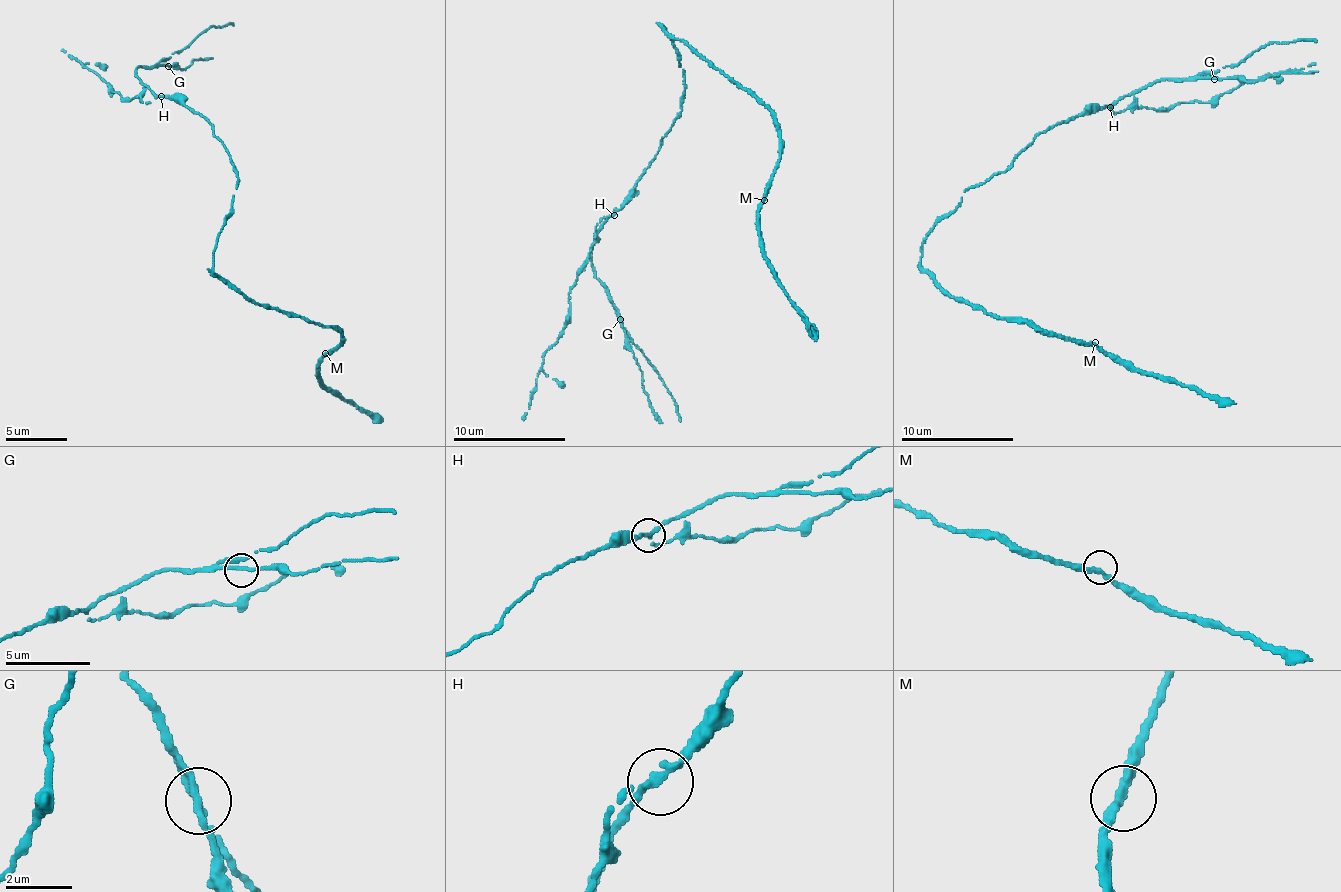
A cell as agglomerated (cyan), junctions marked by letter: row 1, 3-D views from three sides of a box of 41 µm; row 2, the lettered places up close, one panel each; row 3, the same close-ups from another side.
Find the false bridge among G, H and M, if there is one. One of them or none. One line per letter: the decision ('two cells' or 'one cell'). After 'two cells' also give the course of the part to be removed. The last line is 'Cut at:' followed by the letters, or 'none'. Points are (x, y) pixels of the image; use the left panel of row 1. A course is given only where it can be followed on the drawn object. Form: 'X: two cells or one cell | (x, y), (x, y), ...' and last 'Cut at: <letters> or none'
G: one cell
H: two cells | (162, 97), (146, 103), (140, 97), (125, 100), (63, 48)
M: one cell
Cut at: H

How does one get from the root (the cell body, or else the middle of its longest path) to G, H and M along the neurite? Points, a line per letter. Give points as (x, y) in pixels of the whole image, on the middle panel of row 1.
G: (677, 47), (685, 76), (682, 109), (634, 191), (606, 220), (592, 248), (595, 276), (620, 319)
H: (677, 47), (677, 59), (685, 76), (682, 109), (640, 177), (634, 194), (614, 214)
M: (677, 47), (662, 25), (668, 33), (682, 39), (742, 84), (770, 112), (778, 132), (778, 166), (764, 200)

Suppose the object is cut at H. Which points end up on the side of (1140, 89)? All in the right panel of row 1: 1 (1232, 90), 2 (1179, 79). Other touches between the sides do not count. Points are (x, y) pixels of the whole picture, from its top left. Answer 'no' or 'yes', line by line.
1: no
2: yes

